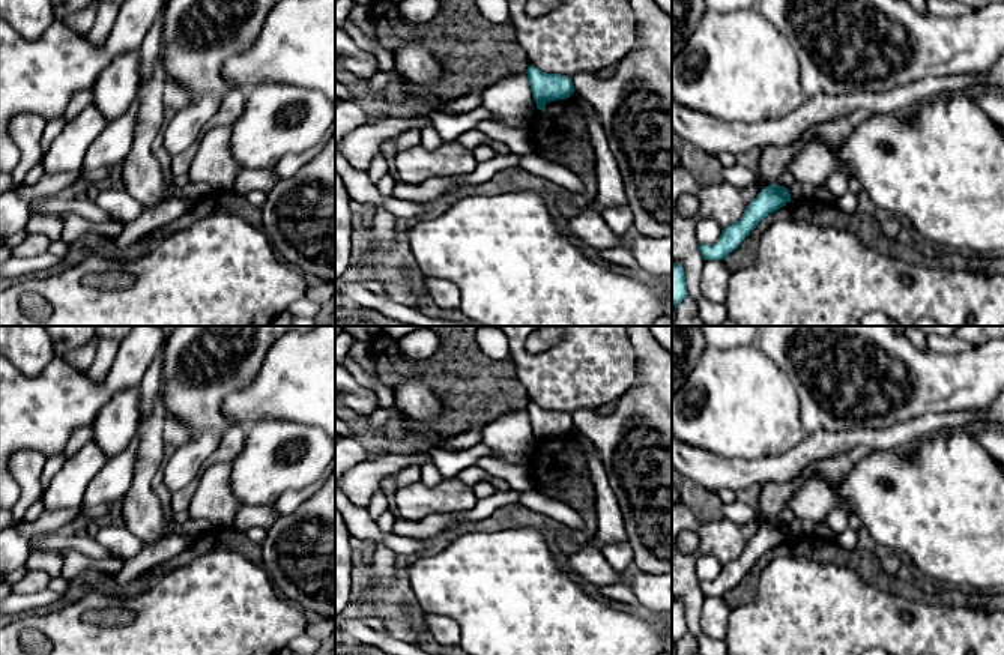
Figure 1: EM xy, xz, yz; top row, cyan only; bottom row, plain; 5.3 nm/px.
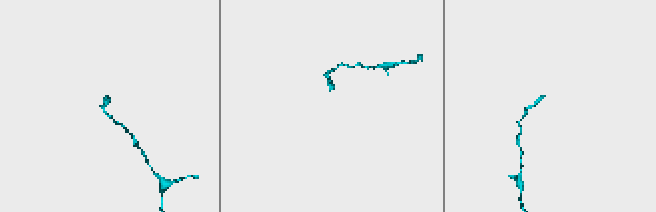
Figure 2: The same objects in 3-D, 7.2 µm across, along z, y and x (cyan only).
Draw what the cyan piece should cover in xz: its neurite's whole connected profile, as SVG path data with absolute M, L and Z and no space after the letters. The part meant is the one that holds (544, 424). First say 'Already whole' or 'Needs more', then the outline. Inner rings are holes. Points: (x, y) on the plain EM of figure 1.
Already whole. M529 401L526 406L531 428L537 445L546 448L546 440L550 437L567 436L574 428L570 413L561 410L547 410Z

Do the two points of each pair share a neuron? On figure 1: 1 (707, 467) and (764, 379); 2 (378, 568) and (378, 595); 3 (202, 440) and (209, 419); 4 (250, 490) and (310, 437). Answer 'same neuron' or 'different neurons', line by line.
1: different neurons
2: same neuron
3: different neurons
4: same neuron

